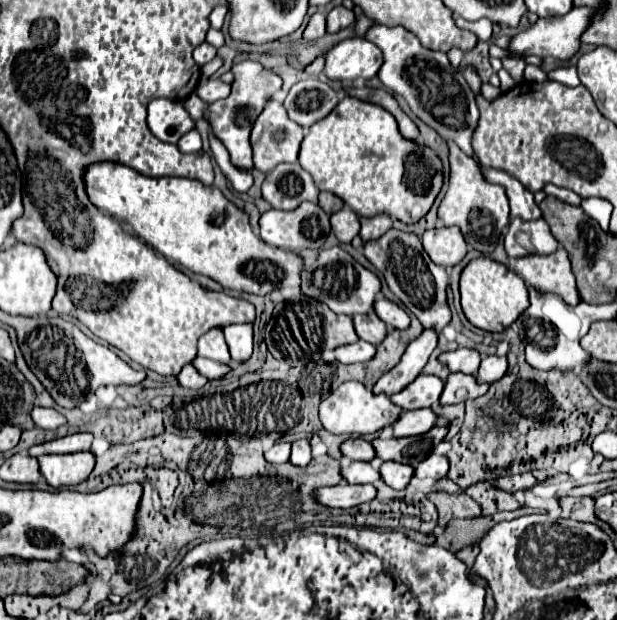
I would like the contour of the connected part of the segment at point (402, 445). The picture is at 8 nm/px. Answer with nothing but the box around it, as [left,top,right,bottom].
[371,425,447,467]

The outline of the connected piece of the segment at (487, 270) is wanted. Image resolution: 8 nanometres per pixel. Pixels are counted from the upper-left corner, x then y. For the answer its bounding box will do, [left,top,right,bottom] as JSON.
[461,257,529,333]

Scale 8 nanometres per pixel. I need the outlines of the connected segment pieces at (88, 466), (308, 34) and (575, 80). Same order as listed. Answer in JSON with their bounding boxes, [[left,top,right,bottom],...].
[[39,451,95,487],[303,11,325,41],[547,66,580,87]]

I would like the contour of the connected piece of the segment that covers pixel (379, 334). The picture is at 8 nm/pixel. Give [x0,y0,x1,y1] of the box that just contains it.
[353,311,387,345]

